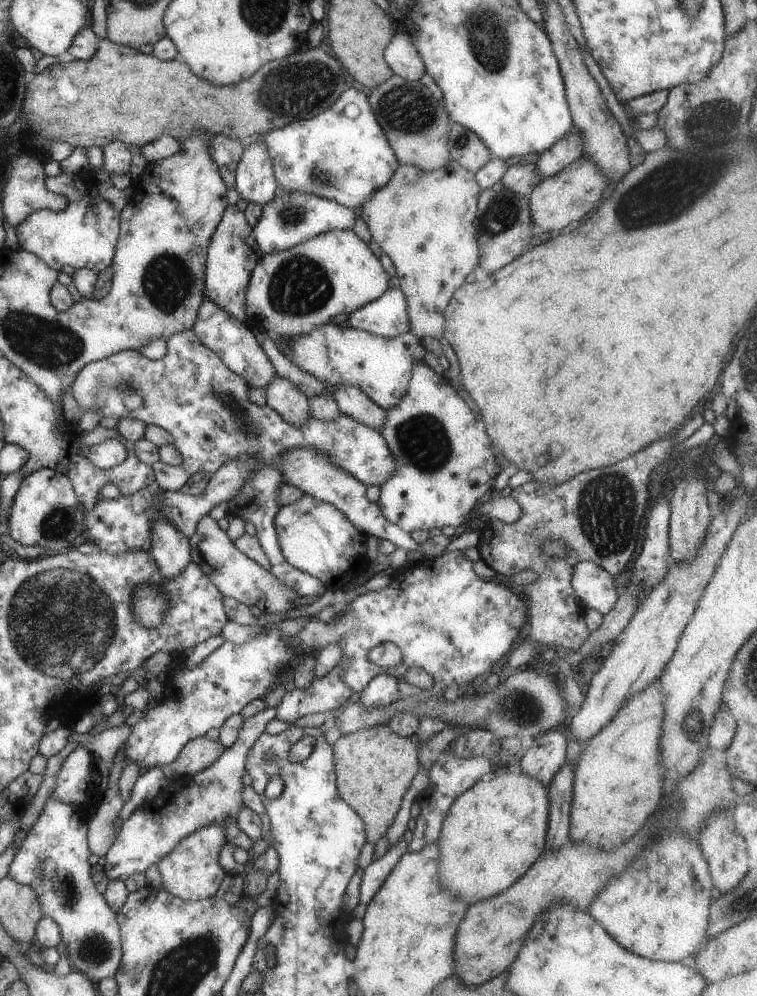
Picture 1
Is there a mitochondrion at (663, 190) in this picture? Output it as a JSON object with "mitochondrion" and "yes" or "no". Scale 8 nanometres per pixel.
{"mitochondrion":"yes"}

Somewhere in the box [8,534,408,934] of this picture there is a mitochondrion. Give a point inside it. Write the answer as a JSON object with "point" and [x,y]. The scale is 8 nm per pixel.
{"point":[70,896]}

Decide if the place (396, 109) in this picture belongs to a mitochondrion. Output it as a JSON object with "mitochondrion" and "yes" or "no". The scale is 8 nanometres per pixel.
{"mitochondrion":"yes"}

